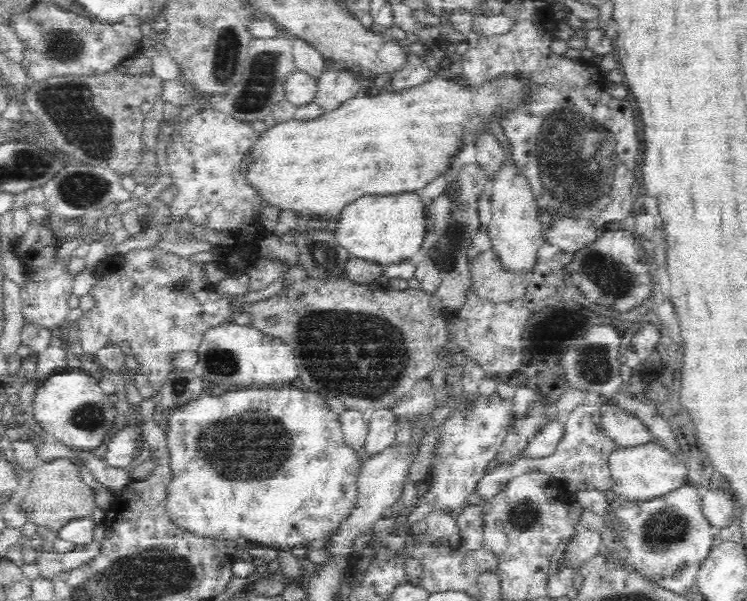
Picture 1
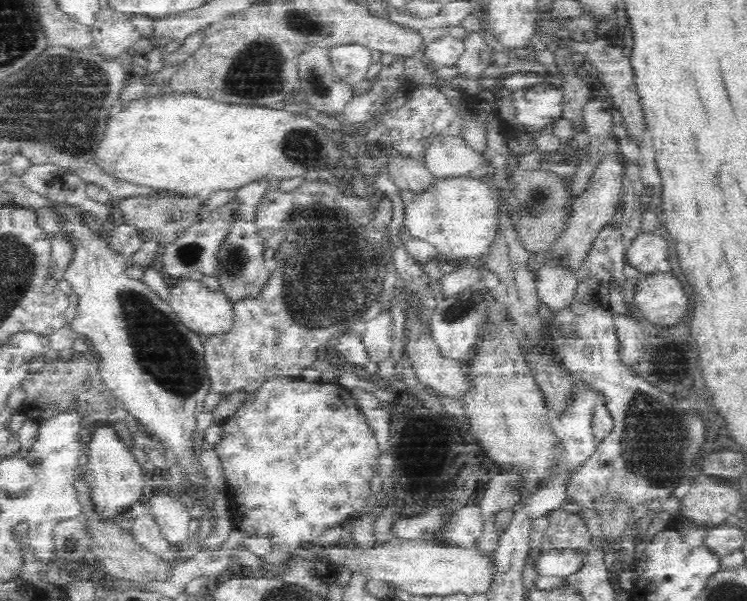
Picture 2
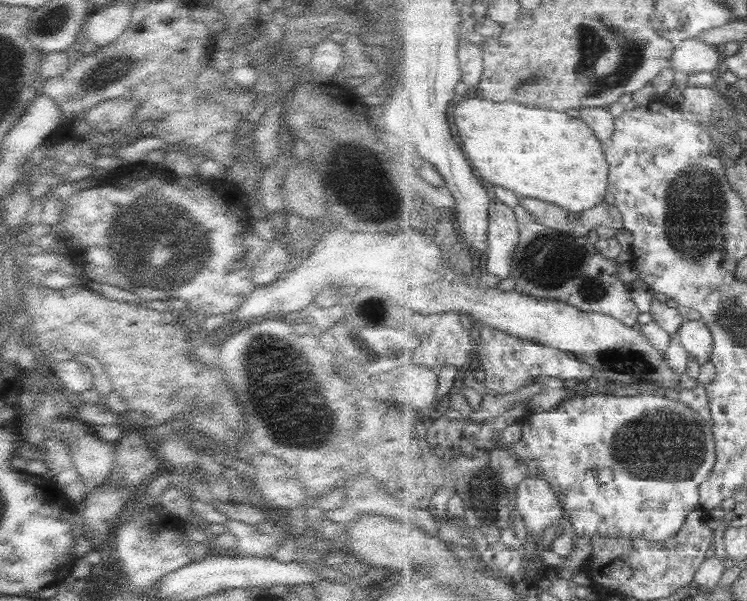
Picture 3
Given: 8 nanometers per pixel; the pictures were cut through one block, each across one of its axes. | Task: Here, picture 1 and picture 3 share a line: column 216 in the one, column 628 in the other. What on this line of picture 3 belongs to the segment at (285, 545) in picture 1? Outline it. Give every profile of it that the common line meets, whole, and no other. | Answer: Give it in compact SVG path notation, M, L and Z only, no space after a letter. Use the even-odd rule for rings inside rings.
M609 392L592 394L584 398L582 396L571 396L562 400L551 411L529 413L521 420L521 426L522 434L520 440L517 443L510 444L508 451L516 454L522 462L530 466L531 470L537 471L539 476L551 481L555 491L559 493L565 512L569 515L573 526L577 530L577 534L588 540L599 536L608 536L666 542L674 538L683 530L689 516L701 508L701 487L710 478L719 462L718 444L713 424L690 406L678 401L674 395L666 396L651 393L635 396L616 396Z

